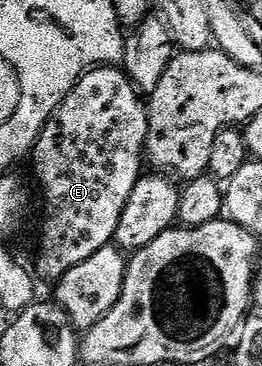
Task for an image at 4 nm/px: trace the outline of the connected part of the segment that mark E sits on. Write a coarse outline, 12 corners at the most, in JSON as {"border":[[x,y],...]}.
{"border":[[118,66],[91,68],[32,149],[37,275],[115,239],[148,122]]}

